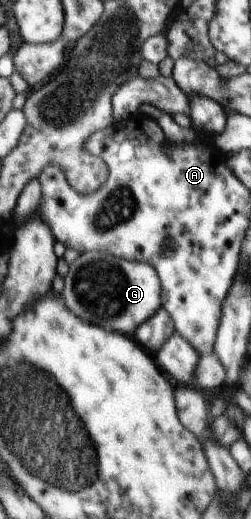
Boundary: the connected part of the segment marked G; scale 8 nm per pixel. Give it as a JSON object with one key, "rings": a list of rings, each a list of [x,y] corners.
{"rings":[[[85,252],[79,254],[78,258],[69,264],[64,291],[60,297],[68,310],[74,312],[82,322],[90,322],[94,326],[100,324],[100,326],[104,326],[104,330],[120,332],[120,334],[134,337],[138,326],[154,316],[156,310],[162,306],[161,294],[160,278],[156,269],[152,268],[150,264],[116,258],[116,256],[103,252]]]}

